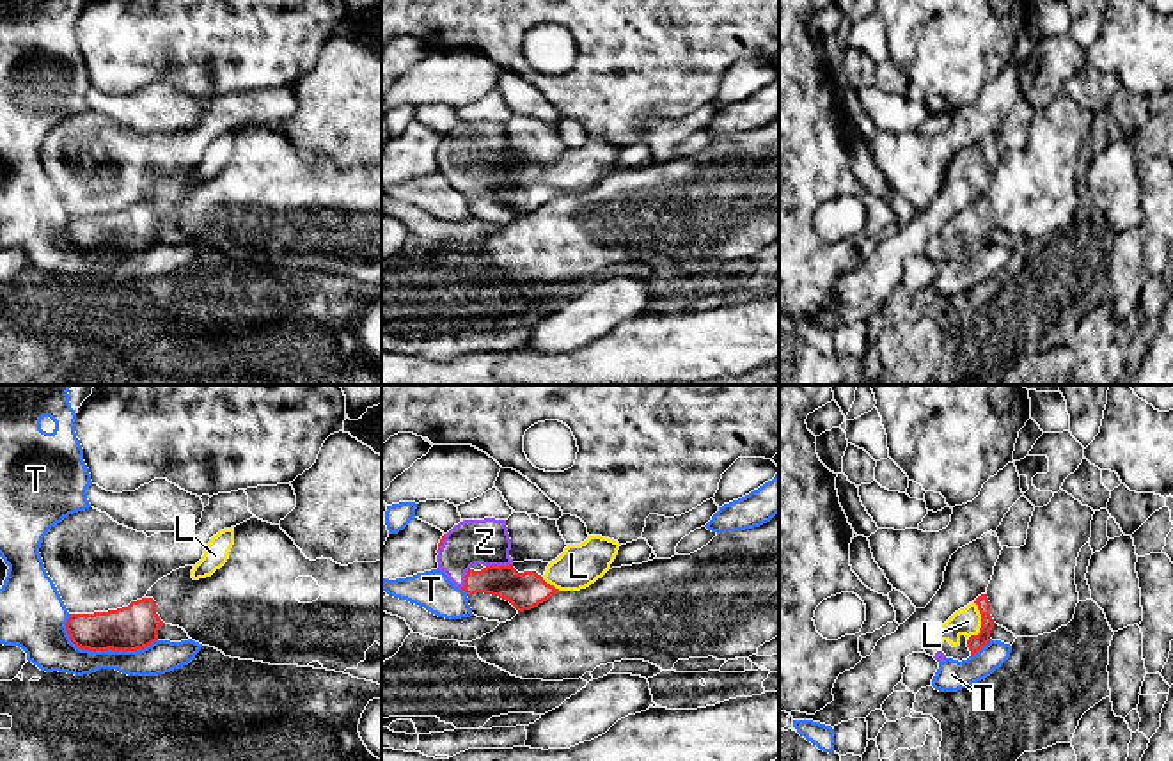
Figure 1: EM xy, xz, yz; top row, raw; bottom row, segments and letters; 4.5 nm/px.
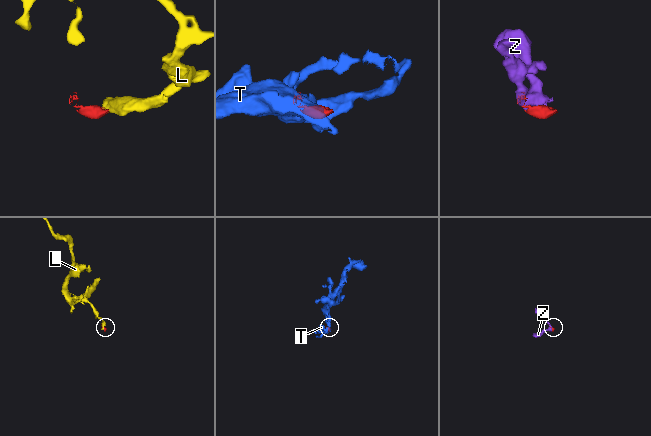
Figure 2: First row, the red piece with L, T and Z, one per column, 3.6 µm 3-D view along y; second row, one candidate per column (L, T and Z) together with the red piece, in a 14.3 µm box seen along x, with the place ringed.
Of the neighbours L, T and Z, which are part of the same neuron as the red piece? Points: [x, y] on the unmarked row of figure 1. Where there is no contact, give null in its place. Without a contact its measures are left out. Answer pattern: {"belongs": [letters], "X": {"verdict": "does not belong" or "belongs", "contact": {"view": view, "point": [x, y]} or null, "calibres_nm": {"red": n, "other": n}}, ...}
{"belongs": ["L", "Z"], "L": {"verdict": "belongs", "contact": {"view": "yz", "point": [982, 226]}, "calibres_nm": {"red": 70, "other": 120}}, "T": {"verdict": "does not belong", "contact": {"view": "xy", "point": [105, 252]}, "calibres_nm": {"red": 200, "other": 200}}, "Z": {"verdict": "belongs", "contact": {"view": "xz", "point": [499, 169]}, "calibres_nm": {"red": 170, "other": 200}}}

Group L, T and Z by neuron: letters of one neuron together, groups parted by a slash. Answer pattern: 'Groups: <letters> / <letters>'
Groups: L Z / T

